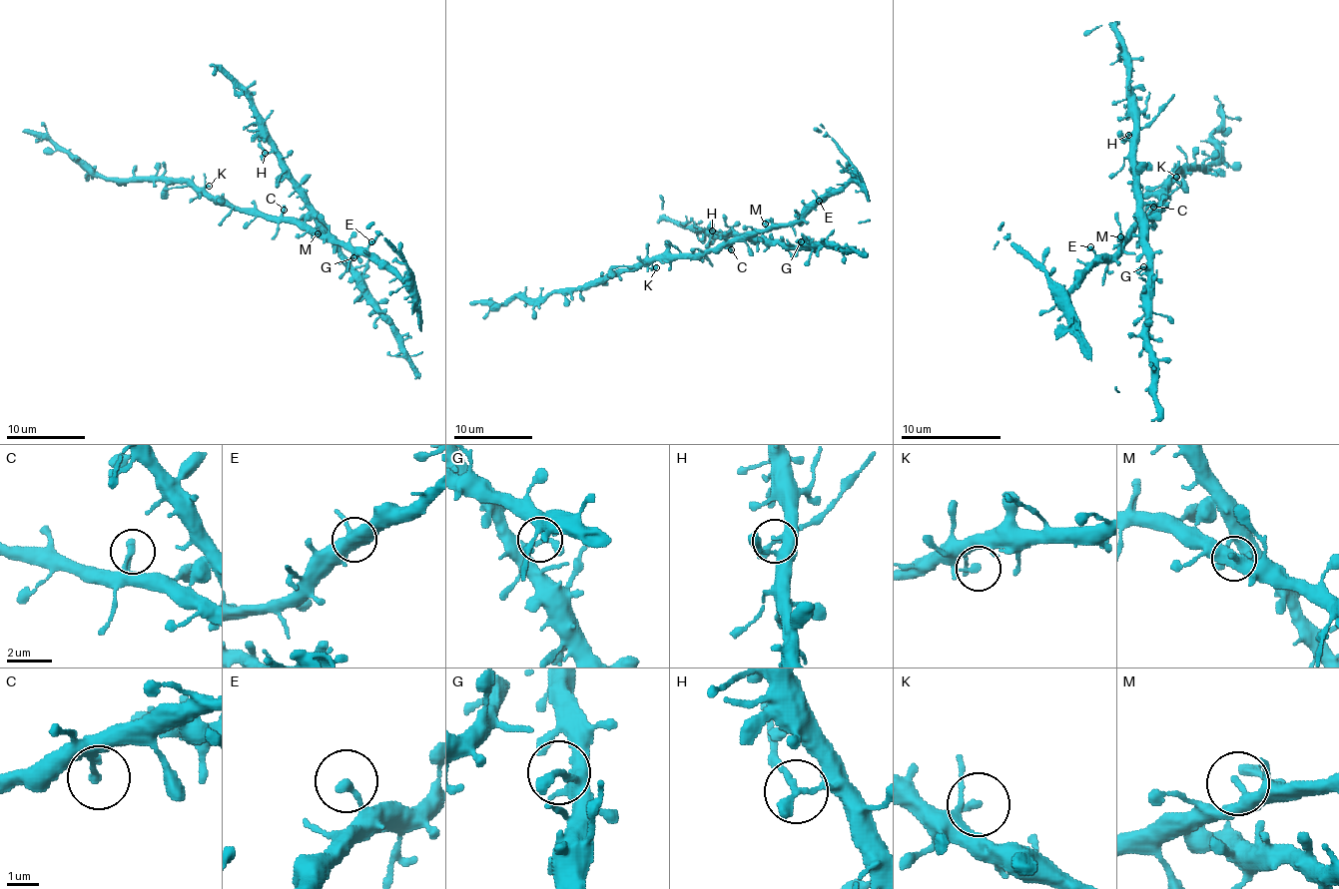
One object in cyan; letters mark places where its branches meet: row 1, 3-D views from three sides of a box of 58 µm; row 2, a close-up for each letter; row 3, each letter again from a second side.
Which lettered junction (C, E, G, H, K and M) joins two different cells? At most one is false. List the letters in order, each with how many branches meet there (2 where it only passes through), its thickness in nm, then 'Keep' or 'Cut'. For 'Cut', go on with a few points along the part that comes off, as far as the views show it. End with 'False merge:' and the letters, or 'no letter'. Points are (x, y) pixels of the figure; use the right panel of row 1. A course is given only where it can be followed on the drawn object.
C: Branches: 2. Thickness 200 nm. Keep
E: Branches: 1. Thickness 280 nm. Keep
G: Branches: 2. Thickness 220 nm. Keep
H: Branches: 2. Thickness 240 nm. Cut. Course of the part to remove: (1128, 134), (1143, 129), (1173, 94)
K: Branches: 1. Thickness 240 nm. Keep
M: Branches: 2. Thickness 340 nm. Keep
False merge: H

